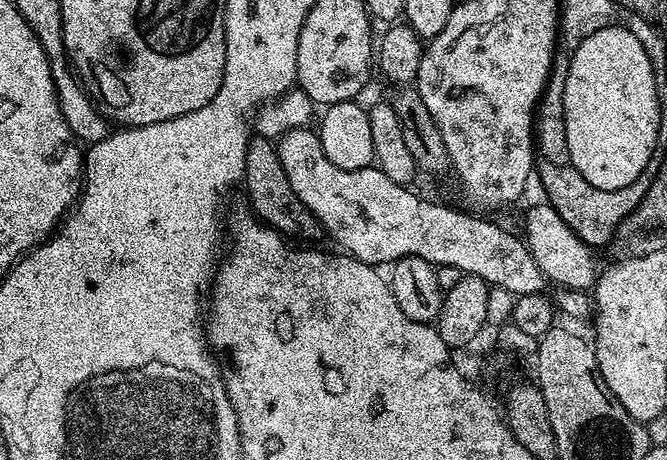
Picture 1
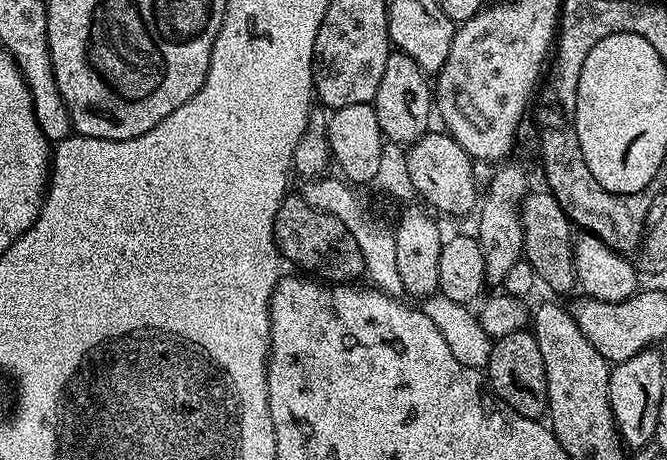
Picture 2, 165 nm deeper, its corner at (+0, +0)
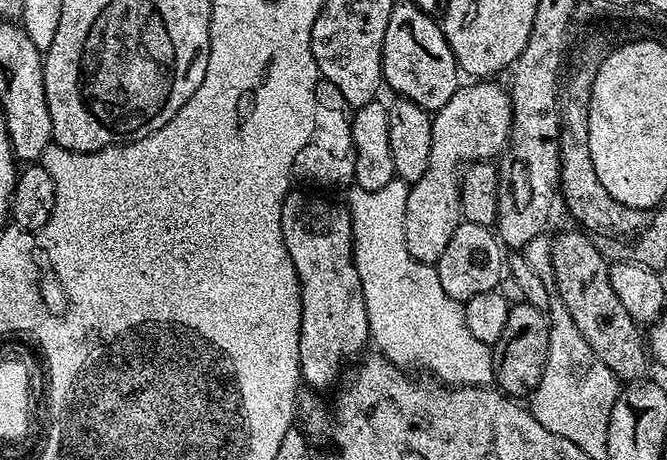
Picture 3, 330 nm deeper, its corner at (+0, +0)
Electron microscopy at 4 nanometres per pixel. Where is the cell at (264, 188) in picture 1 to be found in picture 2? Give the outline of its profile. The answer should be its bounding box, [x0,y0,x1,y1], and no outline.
[275,194,365,283]

